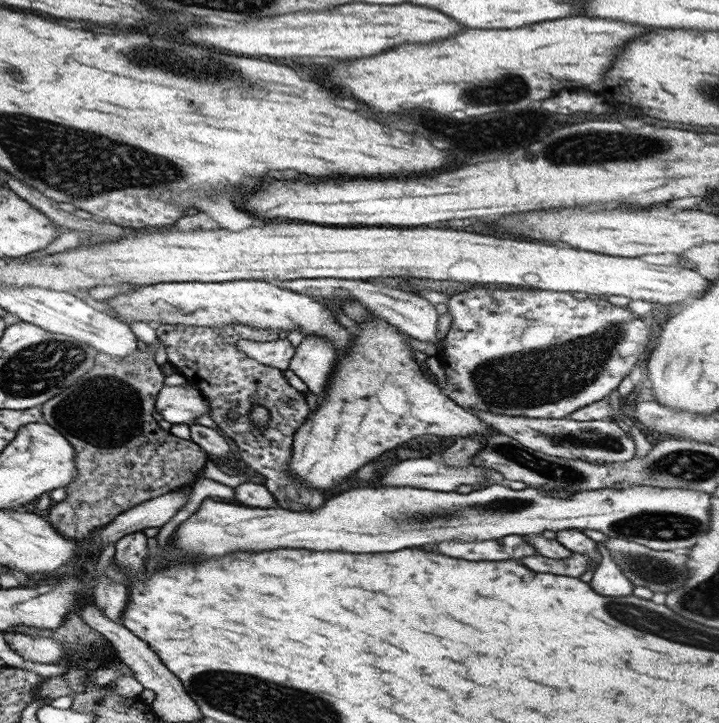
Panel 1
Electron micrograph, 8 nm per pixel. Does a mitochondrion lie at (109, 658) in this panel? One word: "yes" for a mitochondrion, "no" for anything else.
no

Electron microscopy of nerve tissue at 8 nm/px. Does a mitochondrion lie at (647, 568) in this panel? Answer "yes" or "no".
yes

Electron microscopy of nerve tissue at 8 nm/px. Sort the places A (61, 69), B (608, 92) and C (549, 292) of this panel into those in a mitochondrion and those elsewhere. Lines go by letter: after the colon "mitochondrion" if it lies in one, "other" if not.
A: other
B: other
C: other

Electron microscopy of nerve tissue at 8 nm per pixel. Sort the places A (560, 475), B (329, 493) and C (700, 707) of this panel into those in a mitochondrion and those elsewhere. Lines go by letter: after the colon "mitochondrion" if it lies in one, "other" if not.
A: mitochondrion
B: other
C: other

